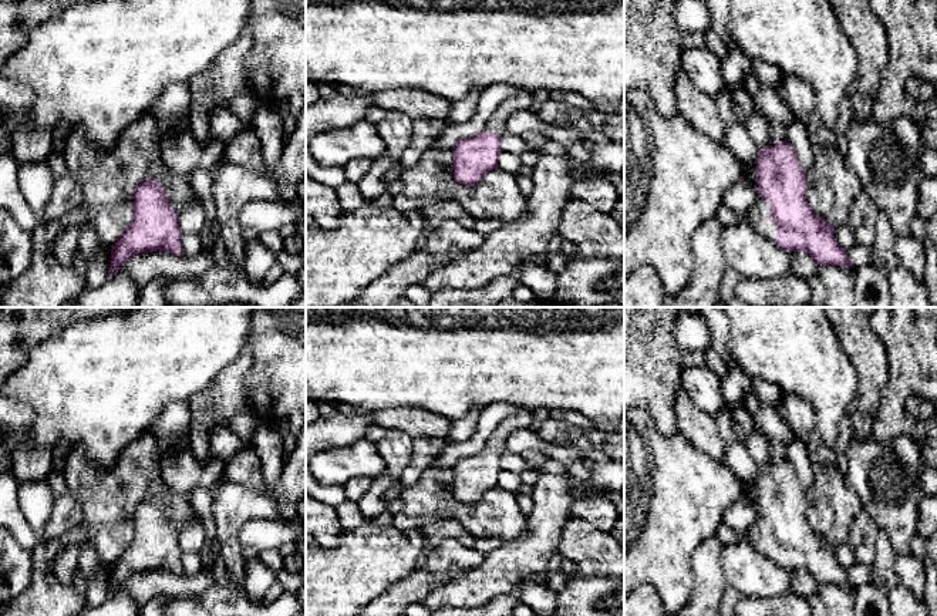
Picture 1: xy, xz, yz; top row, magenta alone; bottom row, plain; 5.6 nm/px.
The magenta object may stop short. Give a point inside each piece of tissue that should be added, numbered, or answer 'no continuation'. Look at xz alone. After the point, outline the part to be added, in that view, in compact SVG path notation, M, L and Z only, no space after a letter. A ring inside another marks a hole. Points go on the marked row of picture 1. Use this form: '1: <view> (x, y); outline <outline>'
1: xz (496, 124); outline M520 90L516 95L505 100L486 122L483 131L502 135L506 129L509 115L518 110L529 108L533 102L533 95L528 90Z

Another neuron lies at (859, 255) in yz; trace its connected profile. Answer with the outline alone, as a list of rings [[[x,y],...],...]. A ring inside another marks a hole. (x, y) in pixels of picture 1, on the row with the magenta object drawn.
[[[856,243],[846,249],[850,266],[859,269],[872,260],[872,246]]]

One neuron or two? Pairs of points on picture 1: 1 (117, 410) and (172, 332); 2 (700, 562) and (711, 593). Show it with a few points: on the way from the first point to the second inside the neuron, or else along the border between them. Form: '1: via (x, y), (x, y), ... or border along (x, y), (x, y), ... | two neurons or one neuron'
1: via (117, 390), (152, 352) | one neuron
2: via (707, 569), (710, 586) | one neuron

